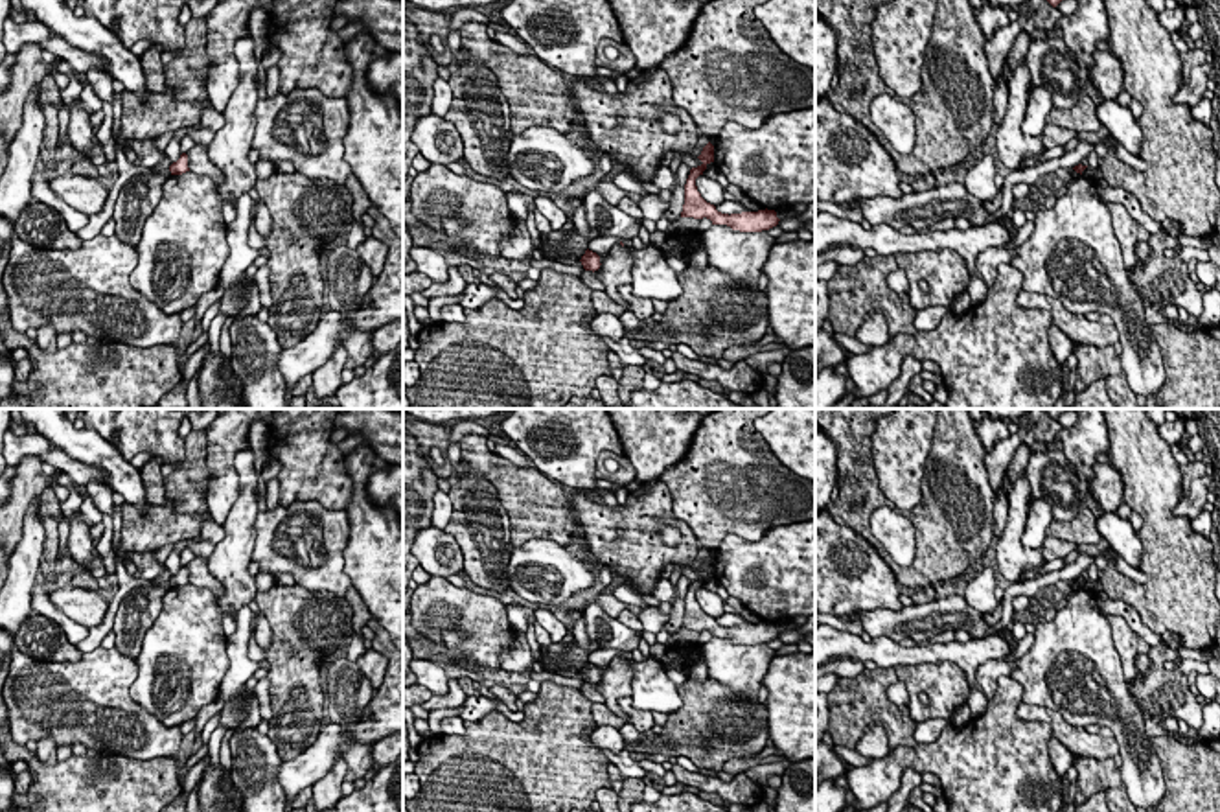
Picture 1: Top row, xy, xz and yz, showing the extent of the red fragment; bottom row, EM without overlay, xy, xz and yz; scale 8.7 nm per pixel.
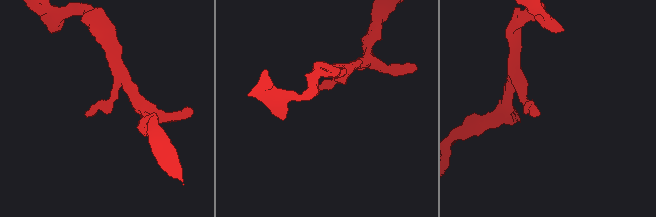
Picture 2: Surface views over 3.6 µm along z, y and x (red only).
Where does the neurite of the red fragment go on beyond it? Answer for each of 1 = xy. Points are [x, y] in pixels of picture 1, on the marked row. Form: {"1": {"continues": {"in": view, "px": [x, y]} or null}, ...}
{"1": {"continues": null}}

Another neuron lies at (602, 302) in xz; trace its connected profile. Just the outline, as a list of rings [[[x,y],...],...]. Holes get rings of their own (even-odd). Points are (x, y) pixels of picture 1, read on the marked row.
[[[593,291],[594,313],[611,313],[620,317],[626,307],[616,304],[605,291]]]

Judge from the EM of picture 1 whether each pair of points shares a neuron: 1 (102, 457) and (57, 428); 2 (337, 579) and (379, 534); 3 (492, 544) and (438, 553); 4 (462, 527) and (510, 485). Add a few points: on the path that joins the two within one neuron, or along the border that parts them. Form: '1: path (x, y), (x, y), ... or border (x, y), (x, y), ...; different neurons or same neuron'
1: path (91, 448), (69, 439); same neuron
2: border (348, 529), (345, 573), (354, 584); different neurons
3: border (444, 529), (457, 542), (462, 556), (462, 573); different neurons
4: border (462, 474), (481, 474), (492, 485), (510, 536); different neurons

